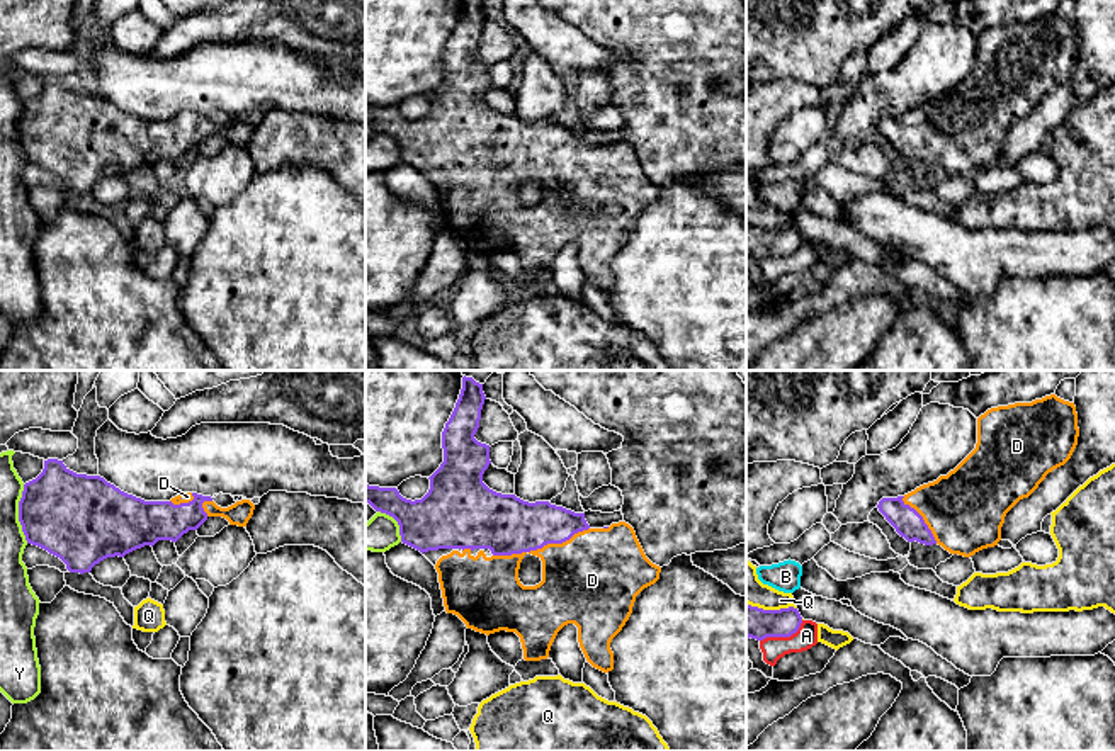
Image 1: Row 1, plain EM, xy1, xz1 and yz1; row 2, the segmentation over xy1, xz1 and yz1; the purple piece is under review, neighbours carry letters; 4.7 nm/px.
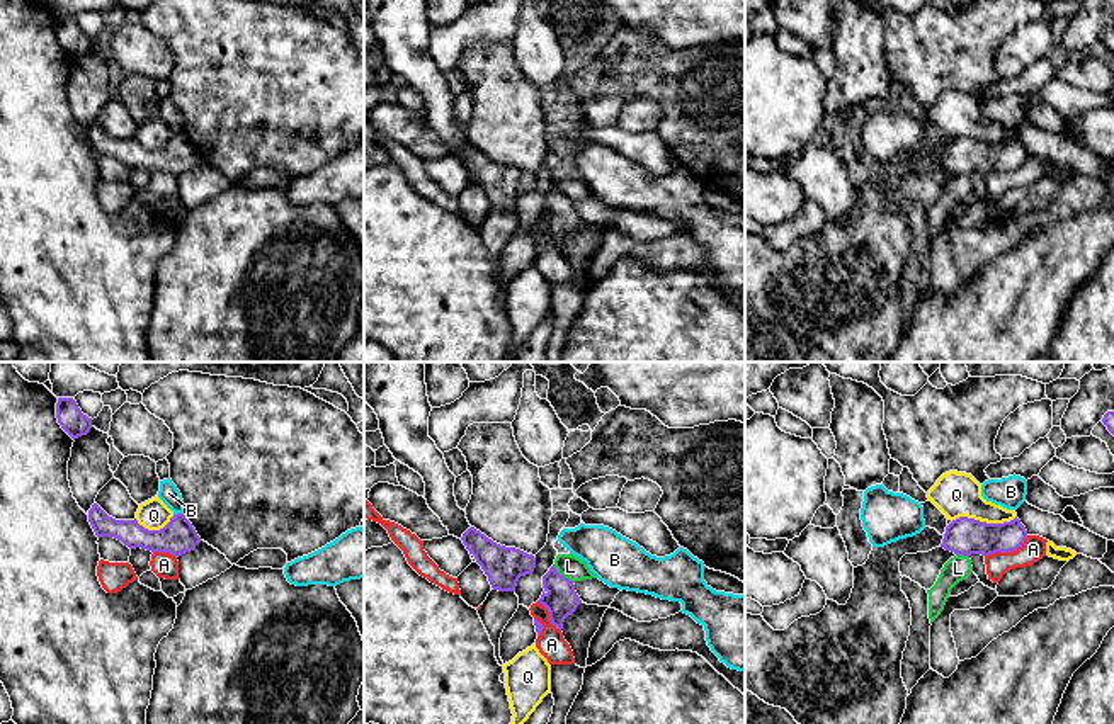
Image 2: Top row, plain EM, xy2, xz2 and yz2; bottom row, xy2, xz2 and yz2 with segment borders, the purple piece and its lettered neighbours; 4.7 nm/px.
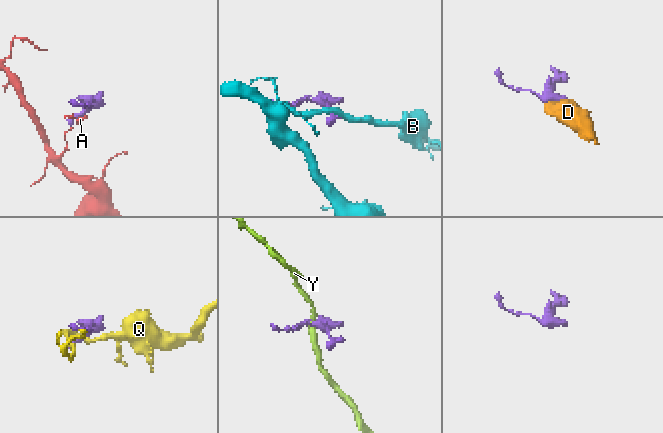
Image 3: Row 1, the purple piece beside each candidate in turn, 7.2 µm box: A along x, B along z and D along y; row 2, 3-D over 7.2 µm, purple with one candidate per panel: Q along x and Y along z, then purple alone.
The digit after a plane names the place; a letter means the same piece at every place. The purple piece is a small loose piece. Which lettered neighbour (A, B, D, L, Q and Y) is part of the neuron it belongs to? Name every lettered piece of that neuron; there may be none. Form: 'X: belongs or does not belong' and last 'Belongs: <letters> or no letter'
A: does not belong
B: does not belong
D: belongs
L: does not belong
Q: does not belong
Y: does not belong
Belongs: D

